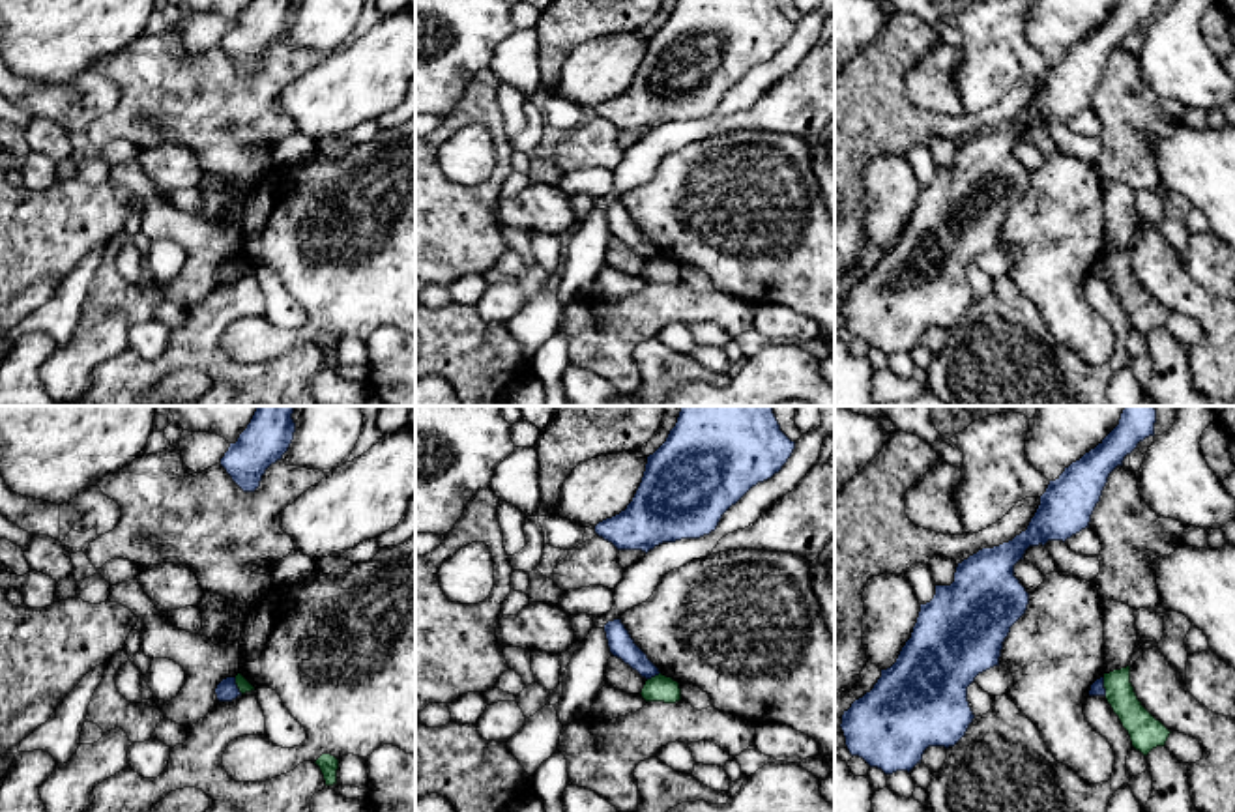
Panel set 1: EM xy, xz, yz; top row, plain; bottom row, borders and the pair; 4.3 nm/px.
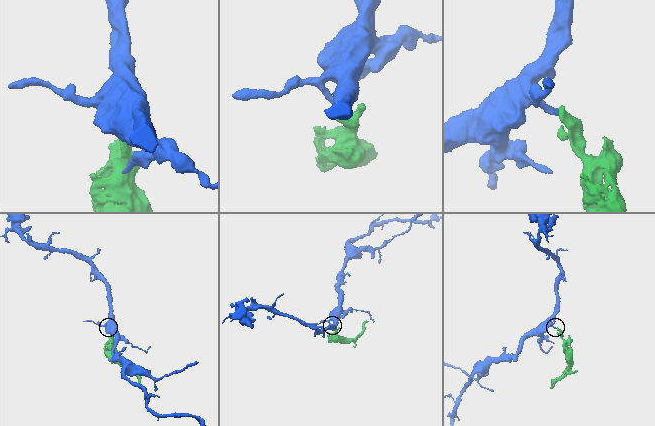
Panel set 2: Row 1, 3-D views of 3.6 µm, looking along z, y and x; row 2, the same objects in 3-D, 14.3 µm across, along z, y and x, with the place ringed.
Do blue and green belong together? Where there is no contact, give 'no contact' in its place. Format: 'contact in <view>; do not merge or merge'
contact in yz; do not merge

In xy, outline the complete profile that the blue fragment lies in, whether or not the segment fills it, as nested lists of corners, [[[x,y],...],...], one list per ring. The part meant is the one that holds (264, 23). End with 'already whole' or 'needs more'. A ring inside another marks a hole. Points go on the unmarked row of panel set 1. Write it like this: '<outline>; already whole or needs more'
[[[251,0],[221,47],[243,73],[254,73],[266,51],[288,32],[294,13],[294,0]]]; already whole

